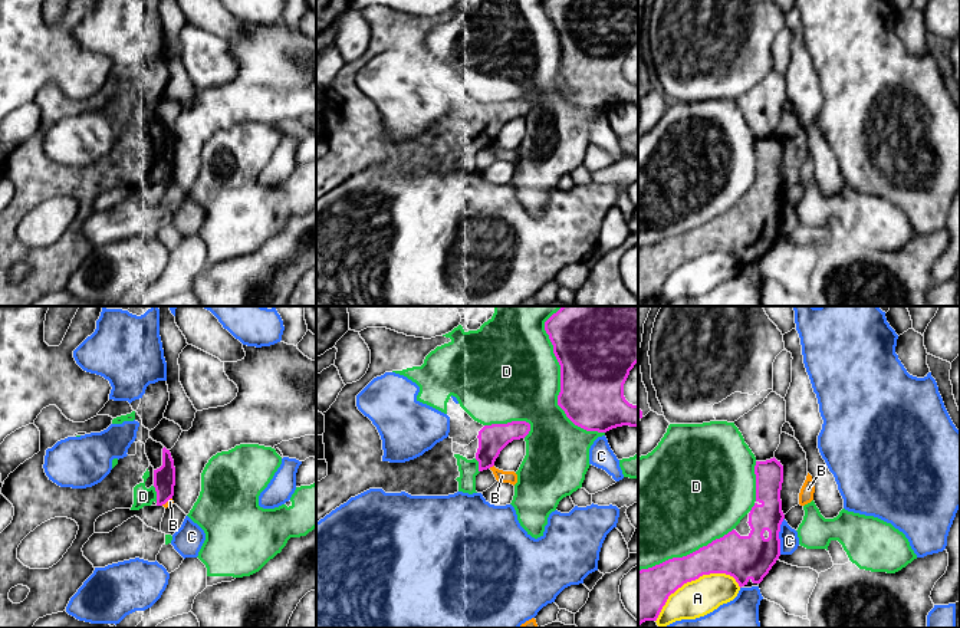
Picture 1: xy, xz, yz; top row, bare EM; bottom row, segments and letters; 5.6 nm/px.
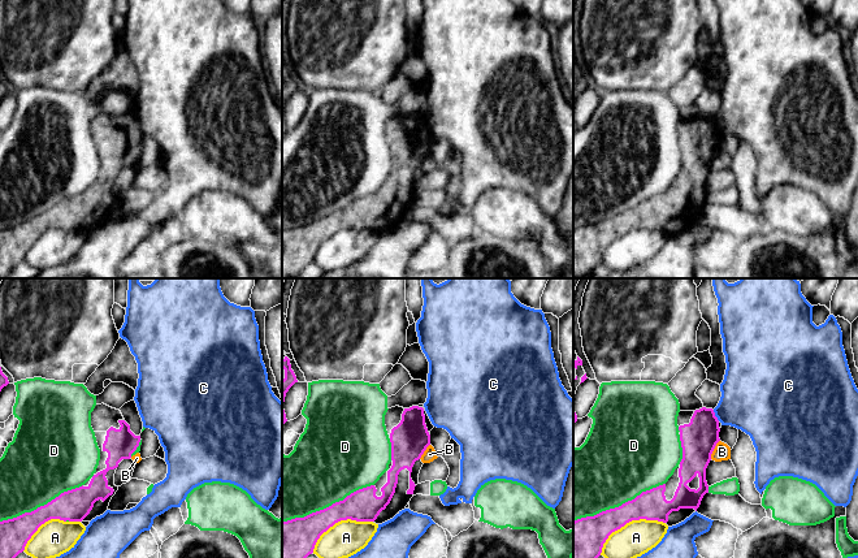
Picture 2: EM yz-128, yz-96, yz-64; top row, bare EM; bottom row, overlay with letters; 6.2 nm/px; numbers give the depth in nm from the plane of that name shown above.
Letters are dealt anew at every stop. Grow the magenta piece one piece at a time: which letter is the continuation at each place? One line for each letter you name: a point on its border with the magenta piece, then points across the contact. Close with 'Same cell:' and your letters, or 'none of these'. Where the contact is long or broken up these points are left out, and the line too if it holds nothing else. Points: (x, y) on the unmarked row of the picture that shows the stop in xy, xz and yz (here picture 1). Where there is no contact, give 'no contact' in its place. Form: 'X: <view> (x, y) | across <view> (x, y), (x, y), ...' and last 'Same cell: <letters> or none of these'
Same cell: none of these

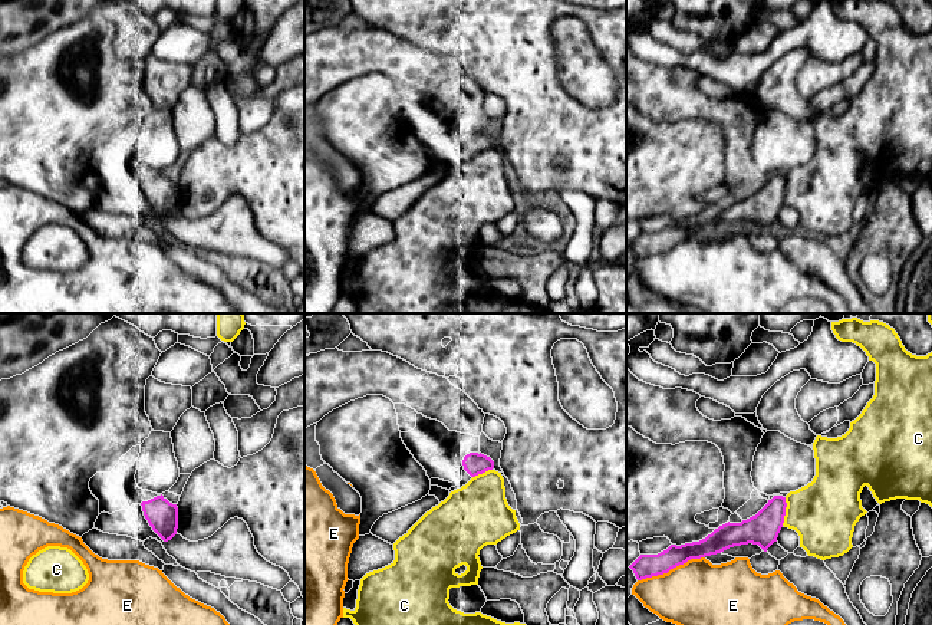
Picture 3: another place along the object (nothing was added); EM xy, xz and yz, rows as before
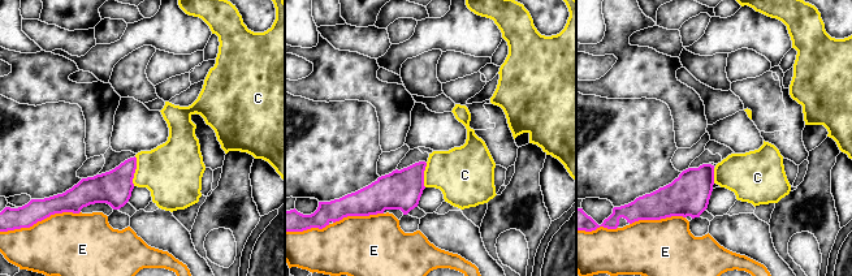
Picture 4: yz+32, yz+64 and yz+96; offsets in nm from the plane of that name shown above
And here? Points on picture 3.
Same cell: none of these

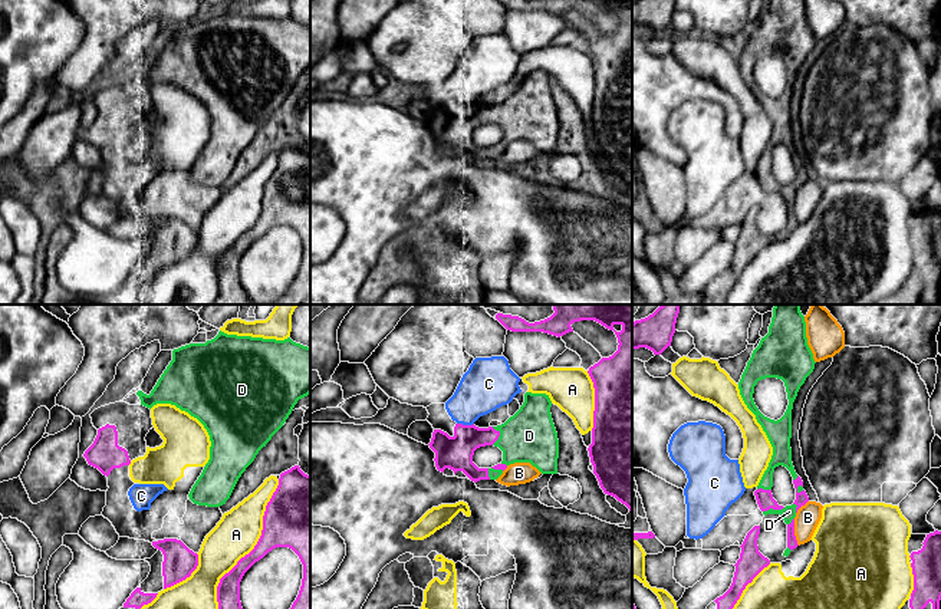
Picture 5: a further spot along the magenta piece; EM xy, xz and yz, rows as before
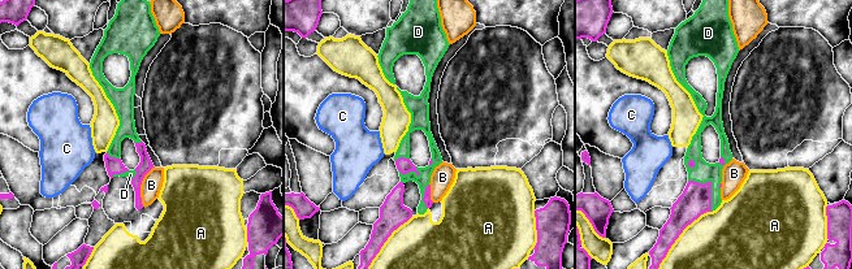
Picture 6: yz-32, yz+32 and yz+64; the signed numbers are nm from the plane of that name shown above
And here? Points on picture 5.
D: yz (773, 187)
Same cell: D

